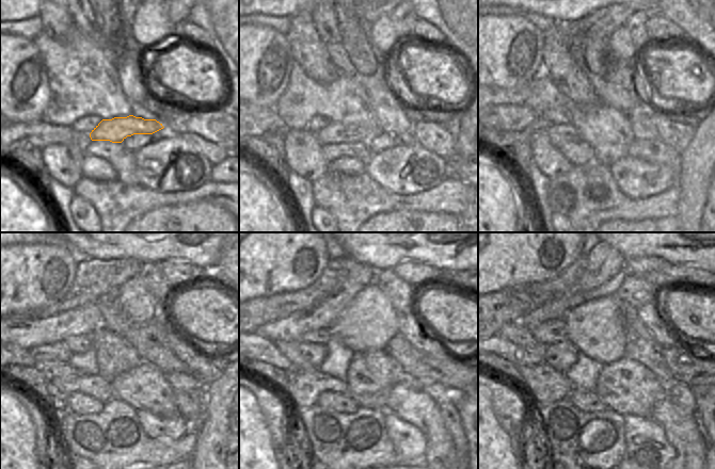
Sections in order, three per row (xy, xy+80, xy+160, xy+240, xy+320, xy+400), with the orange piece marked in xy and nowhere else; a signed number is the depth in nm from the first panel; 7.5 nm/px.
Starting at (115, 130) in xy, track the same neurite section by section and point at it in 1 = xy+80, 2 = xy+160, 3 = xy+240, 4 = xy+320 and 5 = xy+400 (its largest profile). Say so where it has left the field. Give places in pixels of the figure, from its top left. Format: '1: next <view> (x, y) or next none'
1: next xy+80 (334, 133)
2: next xy+160 (559, 135)
3: next xy+240 (65, 372)
4: next xy+320 (290, 349)
5: next xy+400 (514, 332)

